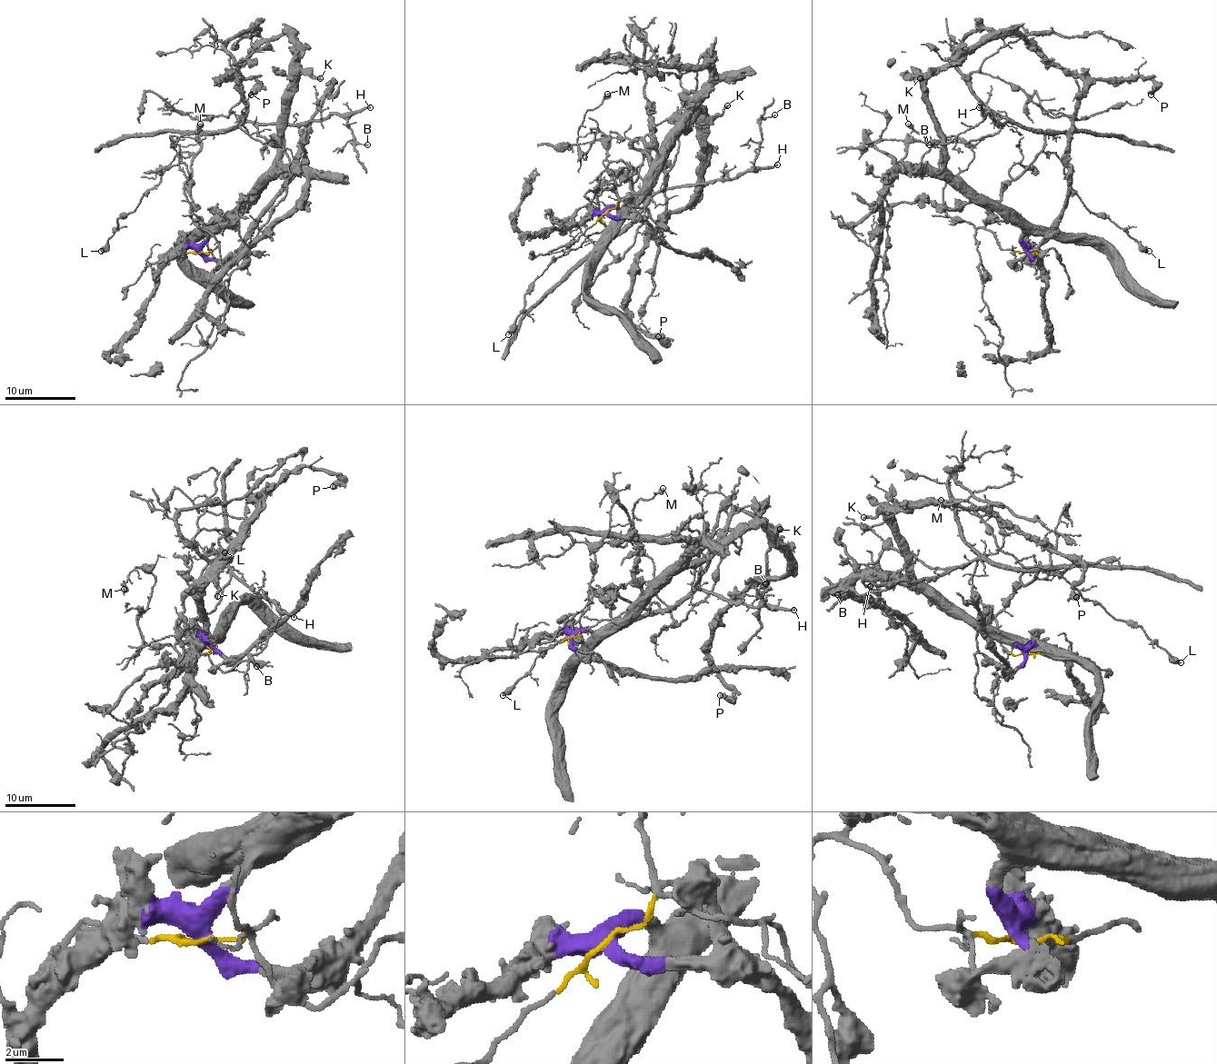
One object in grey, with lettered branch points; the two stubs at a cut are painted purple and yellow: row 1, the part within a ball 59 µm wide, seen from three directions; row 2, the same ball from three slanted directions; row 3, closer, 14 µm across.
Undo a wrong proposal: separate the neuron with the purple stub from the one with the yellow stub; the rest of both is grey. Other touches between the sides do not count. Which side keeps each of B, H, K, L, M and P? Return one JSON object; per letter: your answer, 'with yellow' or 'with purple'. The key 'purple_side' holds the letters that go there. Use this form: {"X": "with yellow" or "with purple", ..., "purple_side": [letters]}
{"B": "with yellow", "H": "with yellow", "K": "with purple", "L": "with yellow", "M": "with yellow", "P": "with purple", "purple_side": ["K", "P"]}

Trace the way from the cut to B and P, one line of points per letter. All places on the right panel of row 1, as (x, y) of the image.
B: (1026, 253), (1003, 249), (985, 223), (1049, 132), (987, 114), (950, 141), (929, 144)
P: (1026, 253), (1009, 215), (946, 167), (925, 81), (1012, 34), (1074, 74), (1149, 77), (1151, 94)

